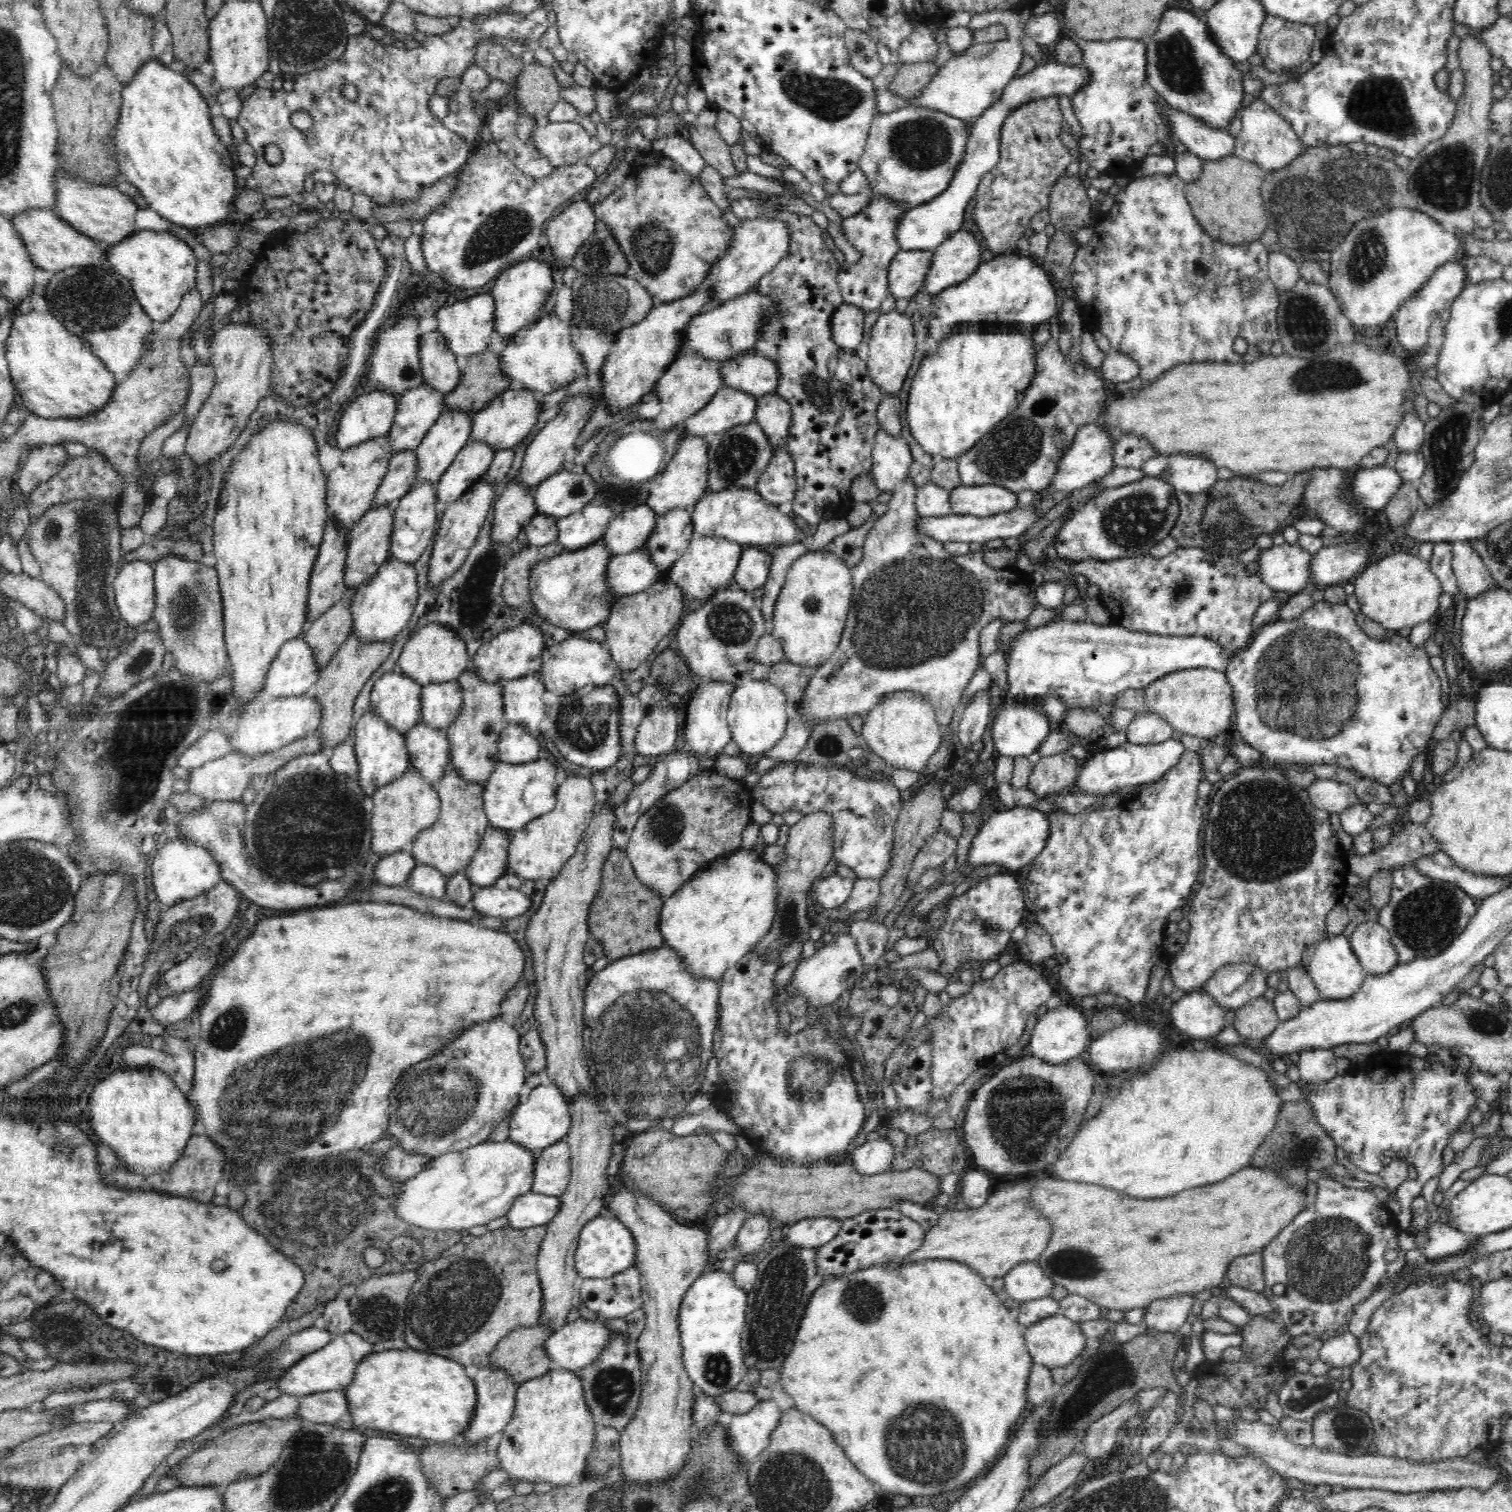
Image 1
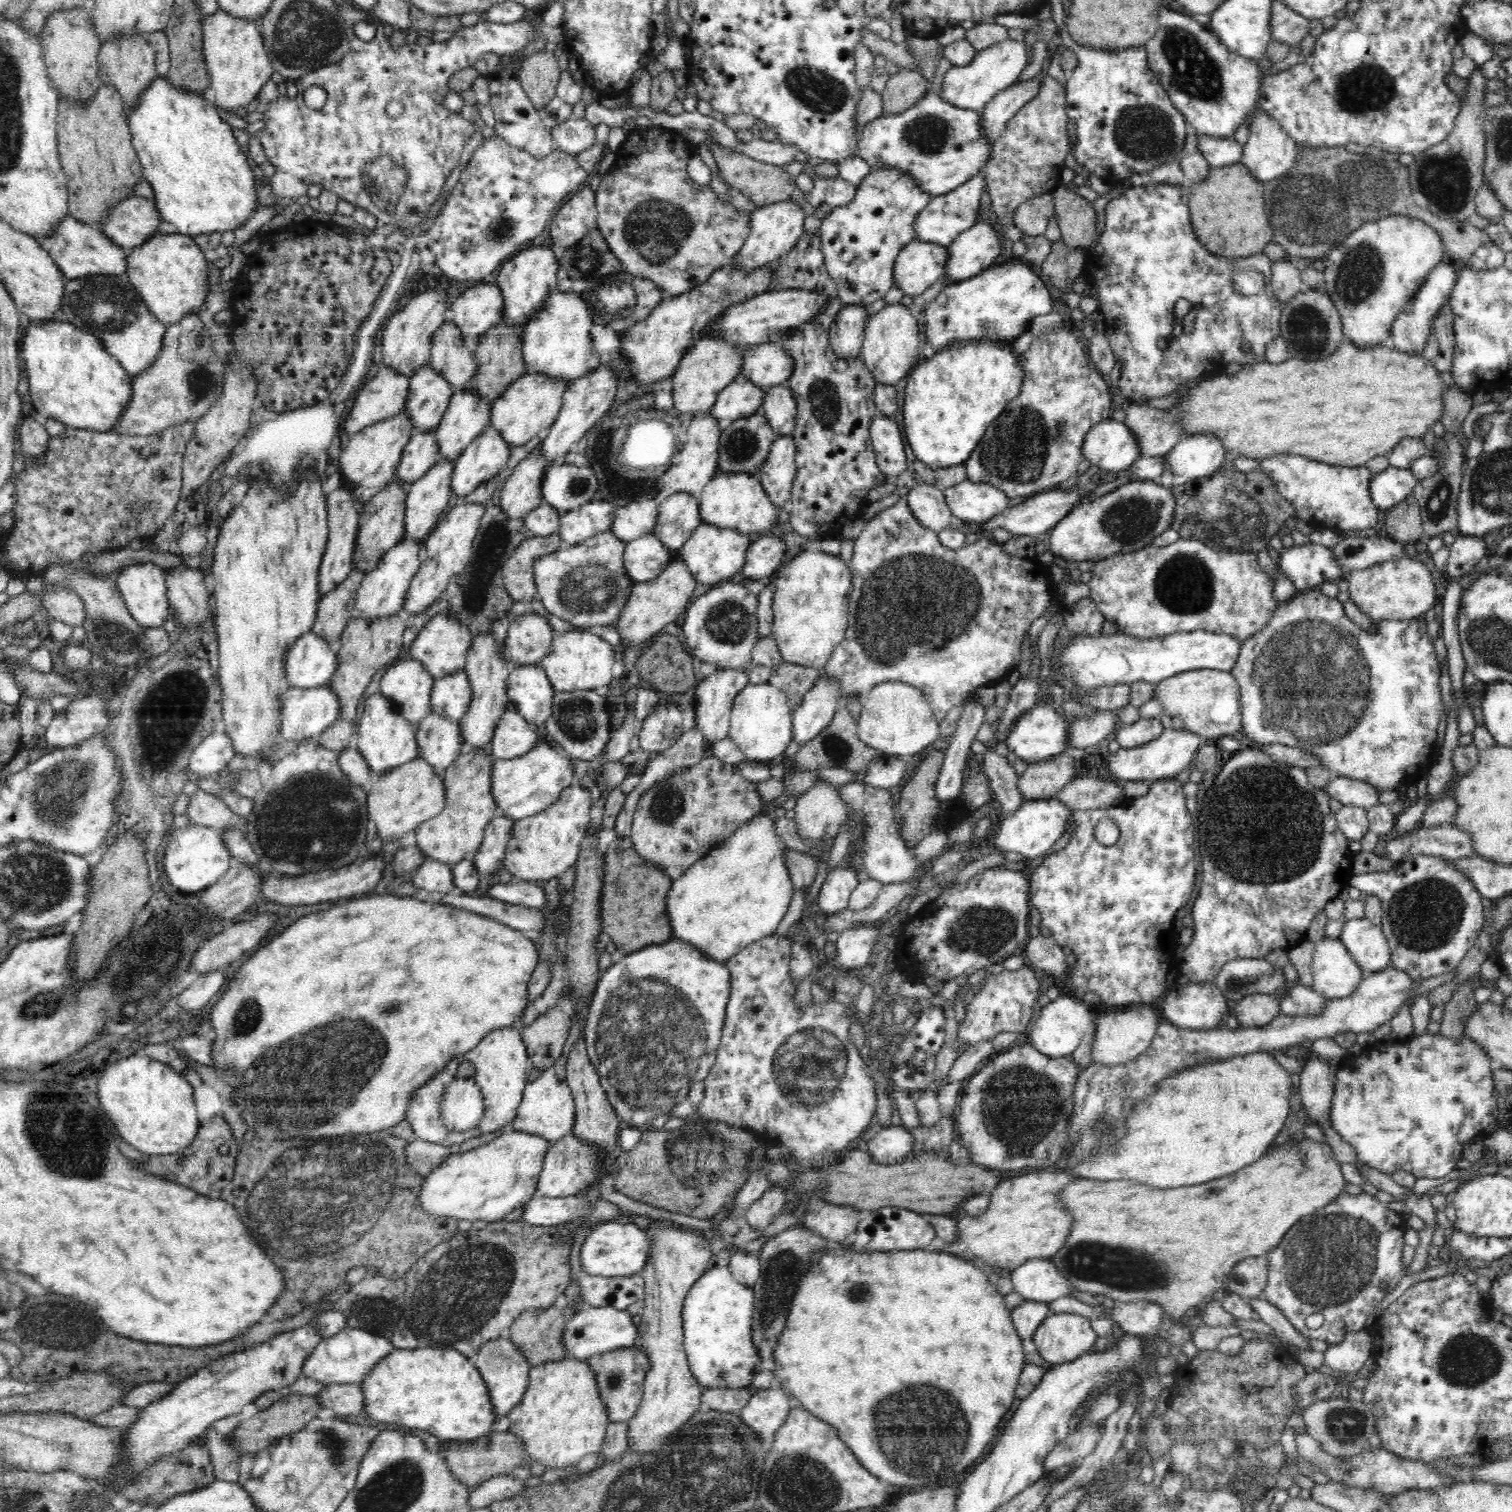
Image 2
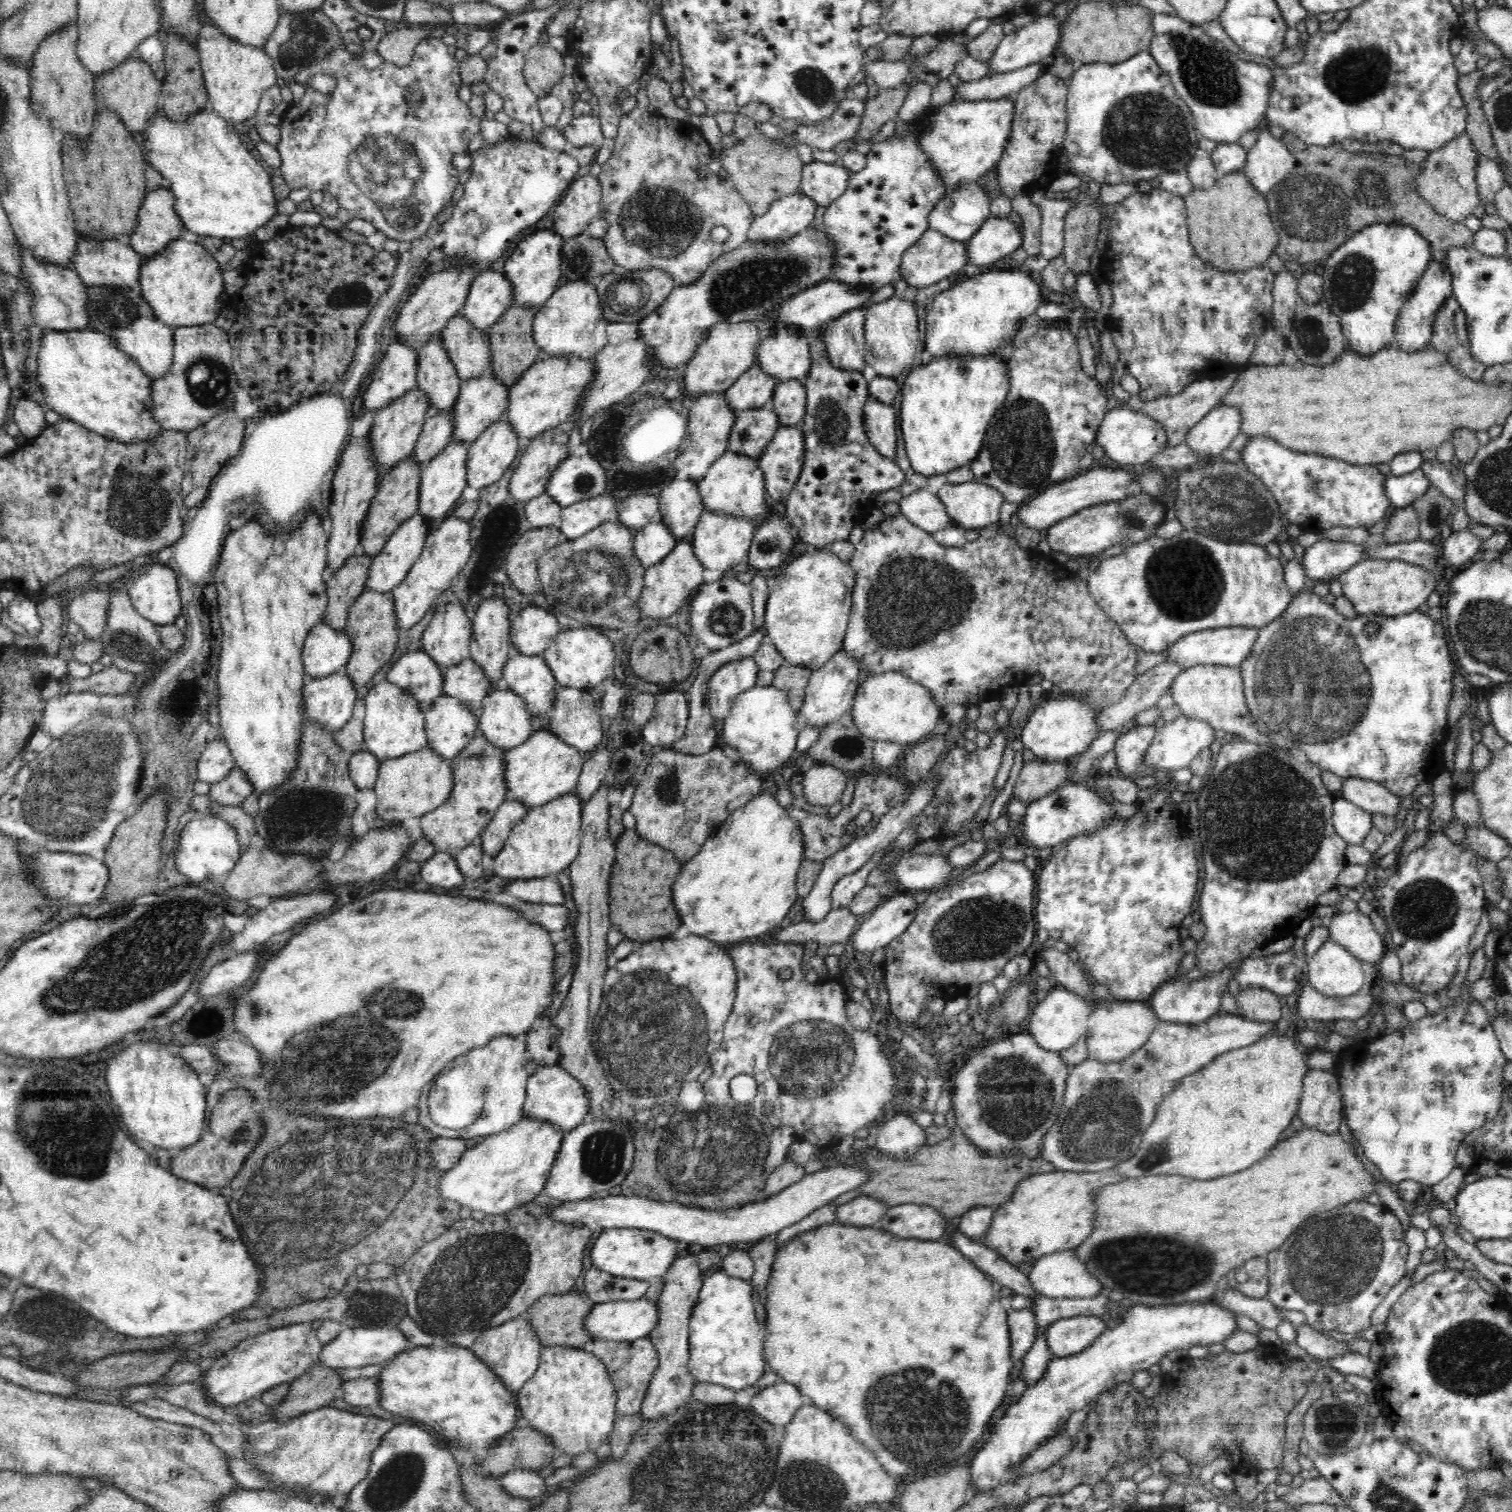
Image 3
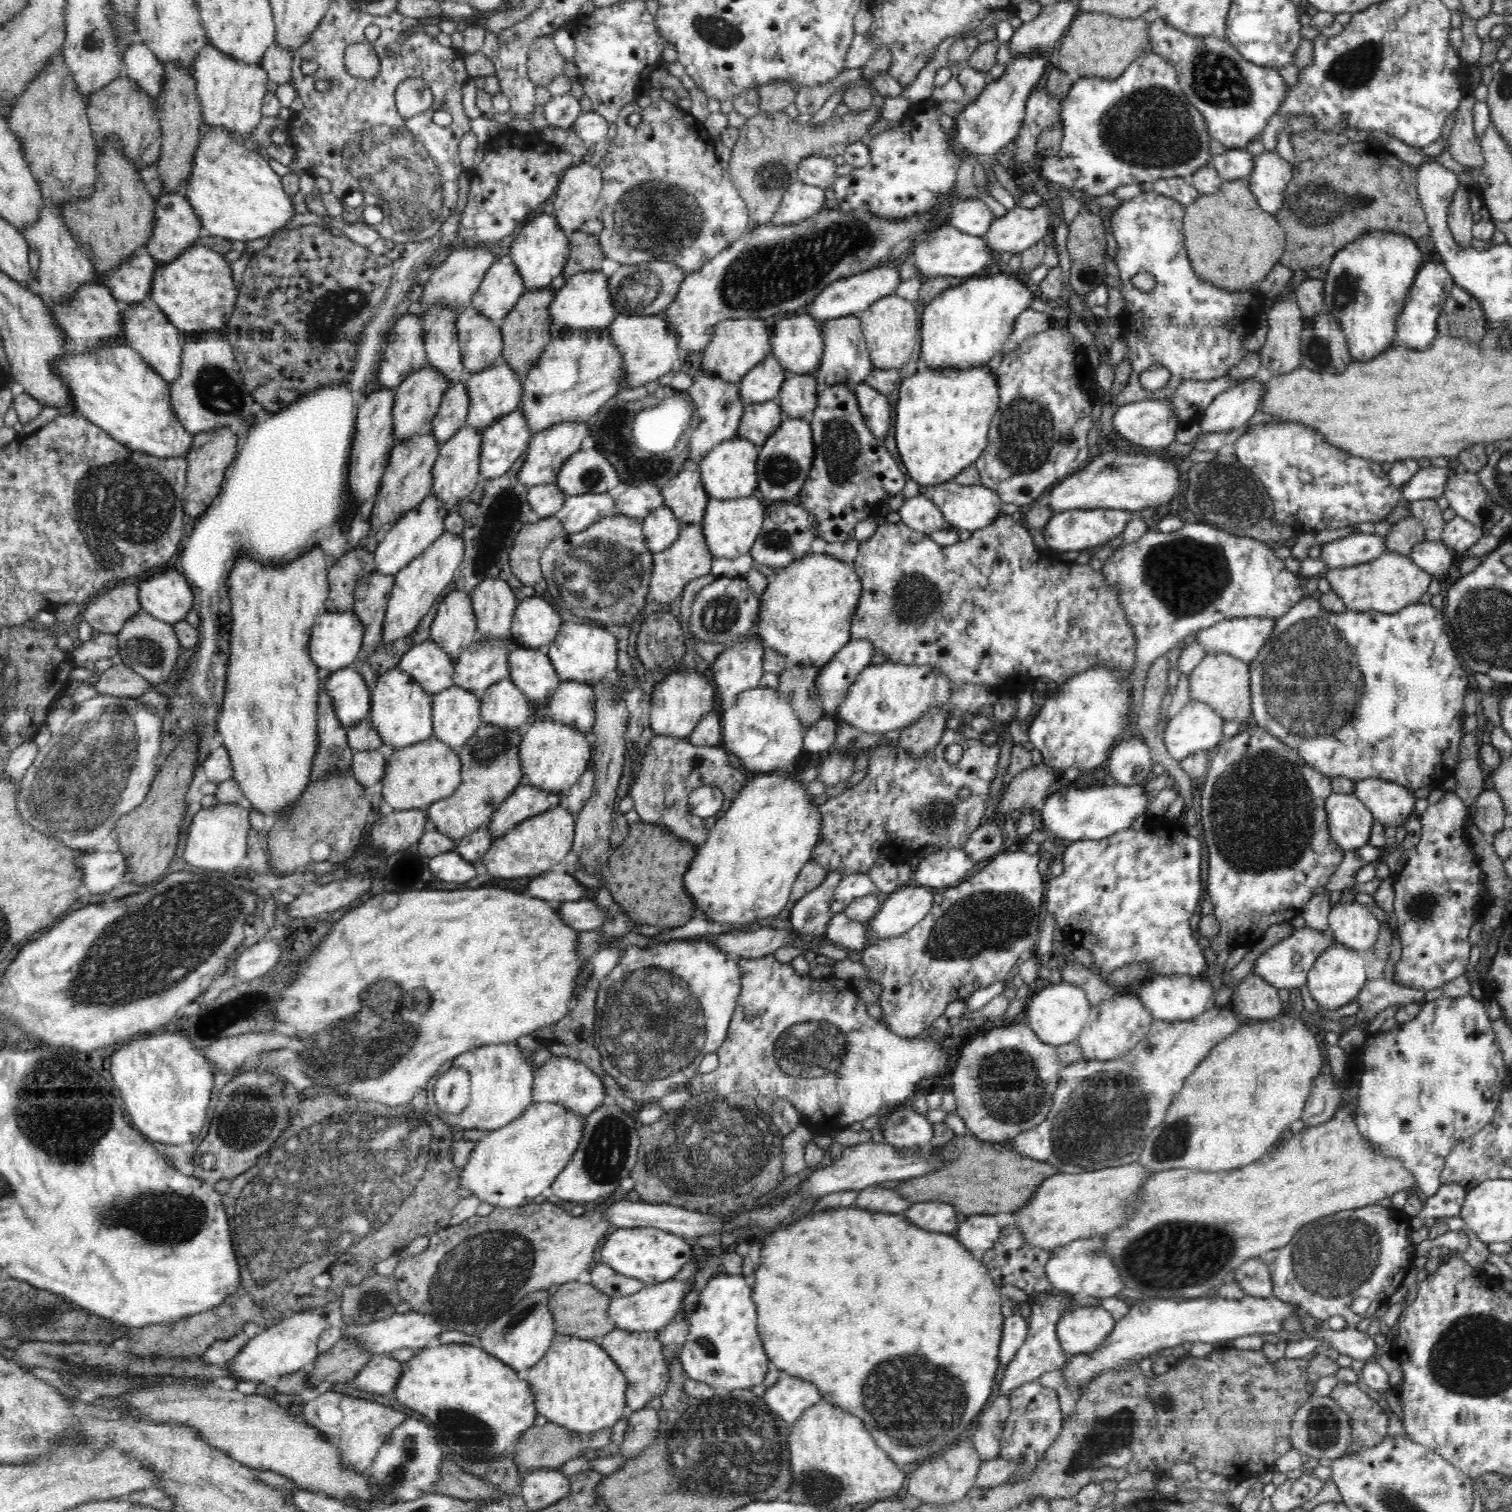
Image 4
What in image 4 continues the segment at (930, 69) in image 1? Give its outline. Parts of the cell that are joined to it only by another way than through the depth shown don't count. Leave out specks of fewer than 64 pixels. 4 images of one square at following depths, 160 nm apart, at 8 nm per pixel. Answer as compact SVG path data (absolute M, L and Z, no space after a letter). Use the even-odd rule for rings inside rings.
M875 105L863 111L850 111L846 116L833 116L816 126L798 125L794 118L780 112L758 112L747 119L739 131L738 142L731 148L729 175L738 194L748 209L749 220L754 225L770 222L778 210L786 189L798 181L798 164L812 155L835 157L854 142L862 139L874 120L881 115Z

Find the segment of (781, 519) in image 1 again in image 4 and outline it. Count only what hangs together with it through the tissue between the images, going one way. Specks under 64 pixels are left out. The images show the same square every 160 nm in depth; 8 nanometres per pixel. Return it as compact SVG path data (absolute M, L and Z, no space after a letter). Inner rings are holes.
M737 437L721 442L714 450L710 450L704 456L705 460L699 463L701 484L709 498L736 500L736 498L758 495L757 461L760 451L761 446Z

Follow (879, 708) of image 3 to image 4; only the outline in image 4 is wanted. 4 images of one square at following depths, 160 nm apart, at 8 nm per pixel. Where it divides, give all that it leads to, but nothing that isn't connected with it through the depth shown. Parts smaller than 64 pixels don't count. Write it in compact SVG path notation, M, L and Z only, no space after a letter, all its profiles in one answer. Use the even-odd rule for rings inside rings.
M892 662L869 664L858 674L854 684L850 684L848 696L840 704L838 717L864 732L883 734L918 722L934 706L941 707L947 702L951 692L950 679L932 666Z

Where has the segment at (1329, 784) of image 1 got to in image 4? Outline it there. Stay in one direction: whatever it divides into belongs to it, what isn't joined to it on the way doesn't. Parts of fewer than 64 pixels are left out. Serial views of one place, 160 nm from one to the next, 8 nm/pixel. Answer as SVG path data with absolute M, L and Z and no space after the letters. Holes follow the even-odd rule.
M1380 779L1357 780L1352 793L1385 827L1402 826L1415 815L1414 791L1401 784Z

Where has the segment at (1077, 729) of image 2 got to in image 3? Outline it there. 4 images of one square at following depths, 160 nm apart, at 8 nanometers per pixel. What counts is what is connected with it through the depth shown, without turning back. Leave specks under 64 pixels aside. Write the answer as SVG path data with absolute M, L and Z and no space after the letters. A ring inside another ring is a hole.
M1166 660L1136 677L1122 700L1101 709L1097 714L1095 721L1099 734L1114 731L1123 725L1127 726L1134 721L1139 712L1157 706L1164 690L1169 688L1183 670L1179 664Z

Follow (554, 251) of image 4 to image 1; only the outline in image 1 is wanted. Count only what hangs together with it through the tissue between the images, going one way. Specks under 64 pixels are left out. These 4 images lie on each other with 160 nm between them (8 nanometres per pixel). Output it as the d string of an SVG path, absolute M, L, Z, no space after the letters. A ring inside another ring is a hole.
M526 258L503 271L490 291L495 304L495 330L500 337L509 339L520 329L535 323L542 315L553 286L552 269L538 259Z

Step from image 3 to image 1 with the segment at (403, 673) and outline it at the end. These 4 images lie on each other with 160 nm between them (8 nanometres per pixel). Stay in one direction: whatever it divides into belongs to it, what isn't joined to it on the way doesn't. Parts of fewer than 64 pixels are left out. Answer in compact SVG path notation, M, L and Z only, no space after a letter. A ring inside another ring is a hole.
M395 669L374 683L369 702L380 720L405 734L421 720L422 687Z

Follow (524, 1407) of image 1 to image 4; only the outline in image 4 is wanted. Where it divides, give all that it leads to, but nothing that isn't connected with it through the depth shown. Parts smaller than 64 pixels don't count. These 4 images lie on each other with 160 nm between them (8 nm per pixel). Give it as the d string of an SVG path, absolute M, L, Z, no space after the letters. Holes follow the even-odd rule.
M556 1335L546 1355L533 1368L519 1372L532 1389L537 1413L588 1440L597 1431L612 1428L624 1414L627 1380L600 1342Z

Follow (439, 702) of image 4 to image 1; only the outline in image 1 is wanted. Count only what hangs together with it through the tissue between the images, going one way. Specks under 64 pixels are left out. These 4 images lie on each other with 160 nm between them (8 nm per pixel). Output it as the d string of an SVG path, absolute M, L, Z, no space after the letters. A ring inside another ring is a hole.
M419 722L404 735L411 766L426 782L437 784L451 768L451 748L446 729L432 728Z

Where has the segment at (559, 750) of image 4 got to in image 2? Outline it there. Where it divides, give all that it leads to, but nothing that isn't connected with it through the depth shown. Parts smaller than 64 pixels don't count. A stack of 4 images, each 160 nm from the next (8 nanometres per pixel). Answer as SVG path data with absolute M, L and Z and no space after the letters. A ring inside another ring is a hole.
M545 742L537 743L524 756L510 760L498 759L491 772L491 793L497 807L494 819L508 817L516 822L548 809L555 804L561 792L573 784L574 769L570 756L559 754L556 748Z

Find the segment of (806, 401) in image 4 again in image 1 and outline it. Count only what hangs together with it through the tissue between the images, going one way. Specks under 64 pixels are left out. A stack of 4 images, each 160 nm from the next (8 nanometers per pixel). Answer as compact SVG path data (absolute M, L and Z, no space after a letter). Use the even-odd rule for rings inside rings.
M776 393L758 399L754 421L766 433L773 450L785 448L792 422L790 404Z

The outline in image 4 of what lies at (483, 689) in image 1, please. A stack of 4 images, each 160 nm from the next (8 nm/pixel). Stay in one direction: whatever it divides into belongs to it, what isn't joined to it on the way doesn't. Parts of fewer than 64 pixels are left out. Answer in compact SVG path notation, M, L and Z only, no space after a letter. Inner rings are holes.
M498 576L484 578L470 594L477 638L508 640L518 601L510 585Z

